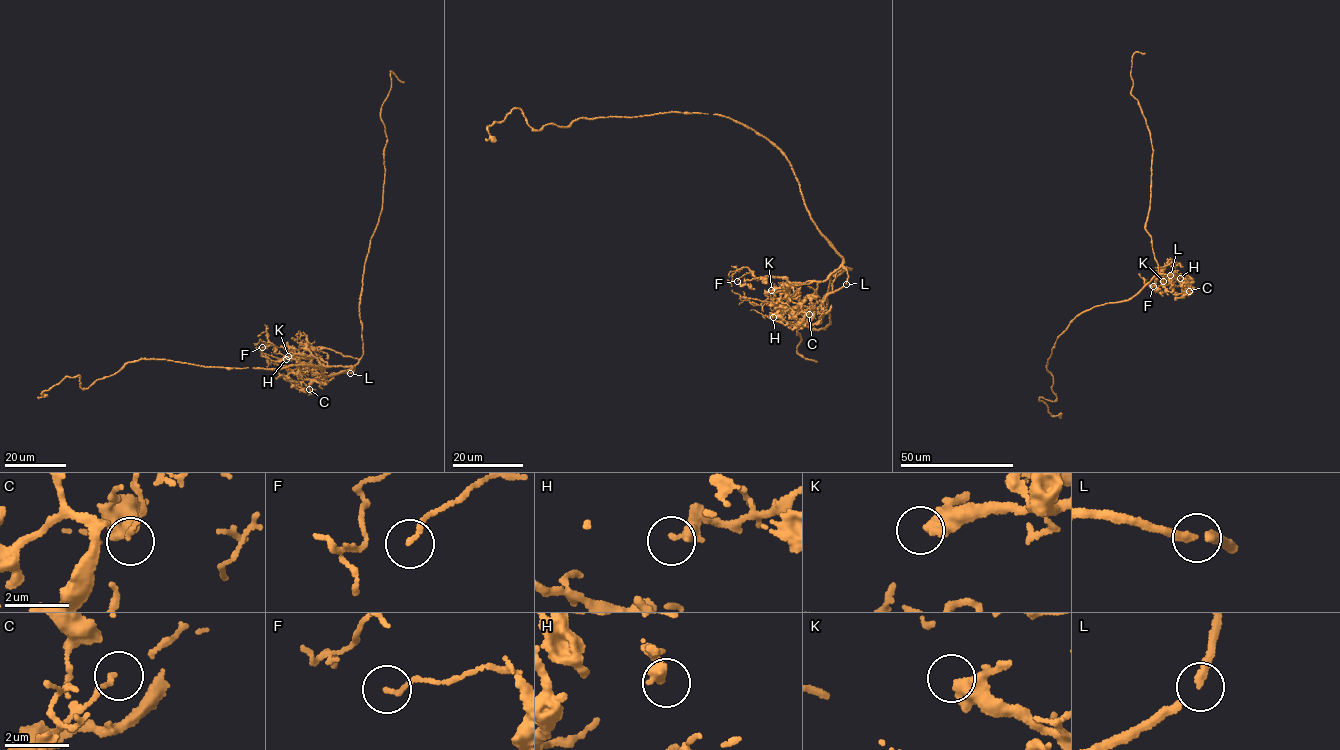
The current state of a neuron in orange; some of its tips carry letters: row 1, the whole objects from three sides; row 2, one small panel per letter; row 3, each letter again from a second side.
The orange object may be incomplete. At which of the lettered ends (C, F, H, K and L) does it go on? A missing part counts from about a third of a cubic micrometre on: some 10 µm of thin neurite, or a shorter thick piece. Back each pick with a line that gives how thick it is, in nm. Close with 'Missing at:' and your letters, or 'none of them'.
K: 360 nm thick
Missing at: K

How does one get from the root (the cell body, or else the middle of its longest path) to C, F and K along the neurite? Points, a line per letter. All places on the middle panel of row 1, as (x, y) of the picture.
C: (812, 220), (841, 265), (778, 300), (795, 315), (805, 314), (800, 324), (808, 308), (809, 314)
F: (812, 220), (842, 260), (841, 265), (826, 279), (795, 283), (781, 278), (756, 277), (750, 272), (737, 281)
K: (812, 220), (839, 254), (841, 265), (822, 281), (771, 290)

